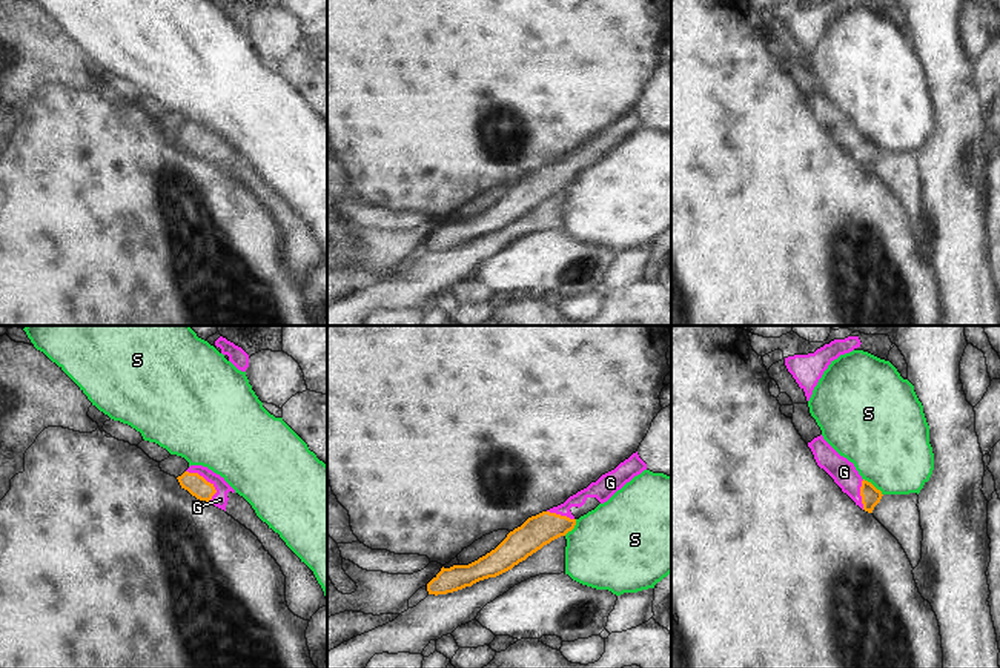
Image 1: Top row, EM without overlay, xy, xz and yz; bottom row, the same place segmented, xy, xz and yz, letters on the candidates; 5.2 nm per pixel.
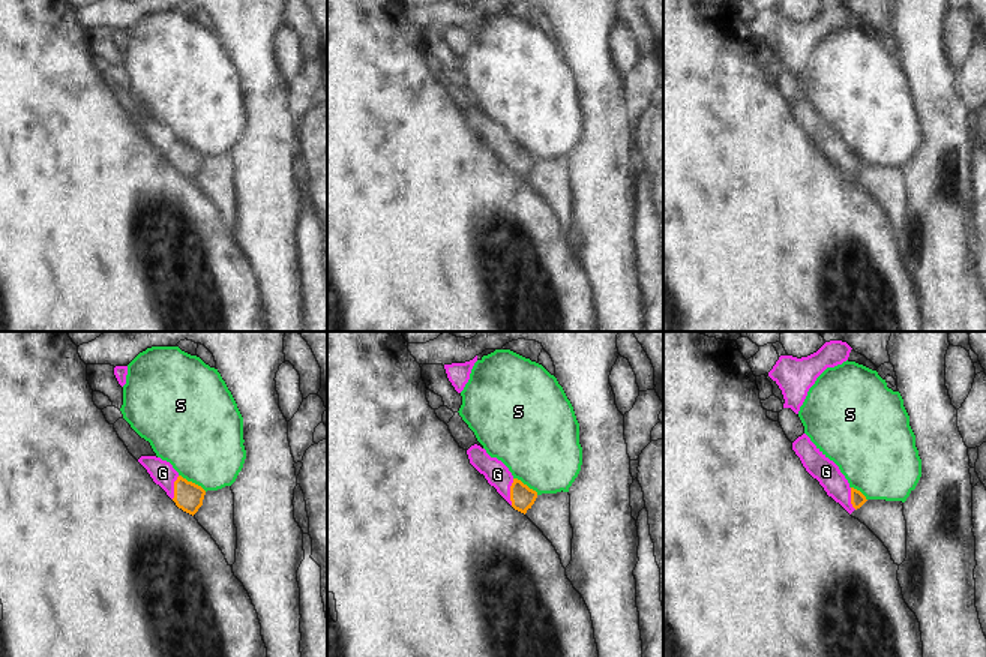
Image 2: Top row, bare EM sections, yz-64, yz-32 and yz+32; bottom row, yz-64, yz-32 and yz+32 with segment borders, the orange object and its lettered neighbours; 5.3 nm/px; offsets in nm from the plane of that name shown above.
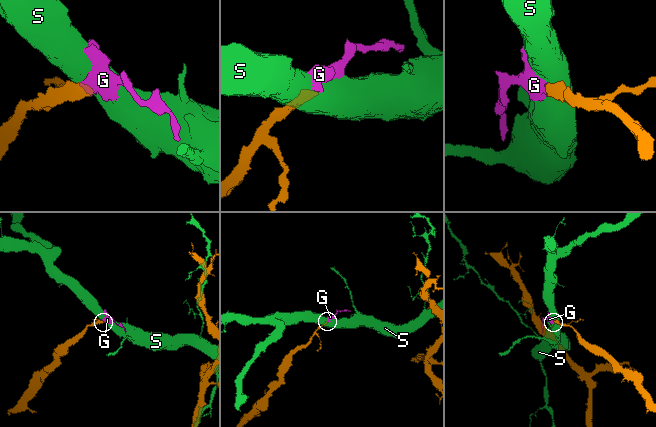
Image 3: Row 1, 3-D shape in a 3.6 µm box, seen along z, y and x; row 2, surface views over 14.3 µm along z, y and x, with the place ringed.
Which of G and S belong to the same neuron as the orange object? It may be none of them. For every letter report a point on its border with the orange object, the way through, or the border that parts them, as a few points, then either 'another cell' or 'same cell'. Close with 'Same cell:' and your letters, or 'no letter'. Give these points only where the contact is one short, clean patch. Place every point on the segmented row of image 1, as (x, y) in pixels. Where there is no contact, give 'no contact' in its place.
G: contact xy (206, 481); way xy (197, 486), (206, 481), (214, 487), (220, 499); same cell
S: contact yz (873, 486); border yz (864, 478), (882, 495); another cell
Same cell: G

